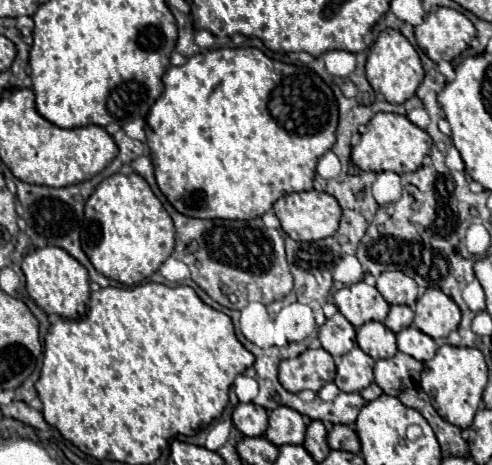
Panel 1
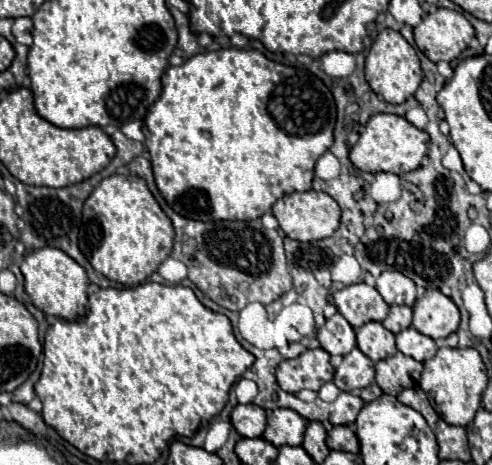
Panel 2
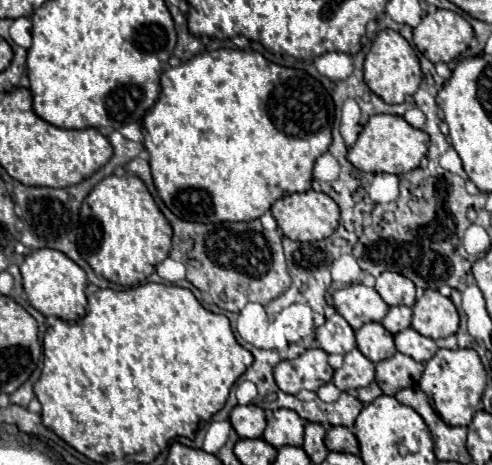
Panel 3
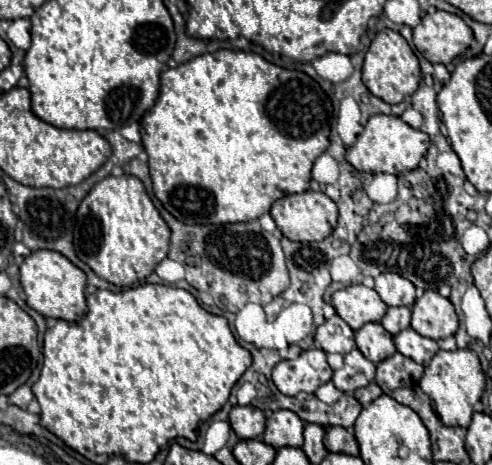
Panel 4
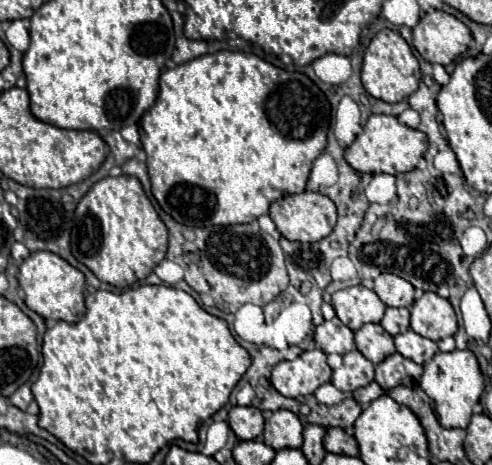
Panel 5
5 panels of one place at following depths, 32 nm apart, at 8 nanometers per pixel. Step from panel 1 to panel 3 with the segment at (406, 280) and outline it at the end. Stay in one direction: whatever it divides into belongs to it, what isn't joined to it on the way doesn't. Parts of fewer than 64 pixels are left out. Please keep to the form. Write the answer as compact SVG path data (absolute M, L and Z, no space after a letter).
M382 272L376 278L376 292L388 306L412 306L416 300L414 282L398 272Z

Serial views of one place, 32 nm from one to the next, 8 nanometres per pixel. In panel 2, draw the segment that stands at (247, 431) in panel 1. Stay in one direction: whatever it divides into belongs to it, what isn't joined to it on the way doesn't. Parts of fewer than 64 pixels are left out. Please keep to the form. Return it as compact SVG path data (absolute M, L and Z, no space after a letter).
M238 404L232 410L232 426L244 438L260 438L266 428L266 412L256 404Z

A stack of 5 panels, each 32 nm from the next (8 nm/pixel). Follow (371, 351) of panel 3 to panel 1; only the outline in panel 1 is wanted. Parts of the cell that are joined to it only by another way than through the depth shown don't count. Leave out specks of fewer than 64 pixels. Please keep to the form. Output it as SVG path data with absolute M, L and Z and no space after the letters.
M366 322L356 330L356 336L358 336L358 346L364 352L368 352L368 356L372 356L374 360L390 358L398 352L396 334L382 322Z

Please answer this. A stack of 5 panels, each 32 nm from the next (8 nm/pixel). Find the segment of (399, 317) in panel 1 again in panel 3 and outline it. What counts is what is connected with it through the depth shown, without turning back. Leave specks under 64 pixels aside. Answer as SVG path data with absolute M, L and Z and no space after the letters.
M390 306L390 312L386 314L386 318L382 320L382 326L392 332L398 334L400 330L408 328L412 322L412 310L408 306Z

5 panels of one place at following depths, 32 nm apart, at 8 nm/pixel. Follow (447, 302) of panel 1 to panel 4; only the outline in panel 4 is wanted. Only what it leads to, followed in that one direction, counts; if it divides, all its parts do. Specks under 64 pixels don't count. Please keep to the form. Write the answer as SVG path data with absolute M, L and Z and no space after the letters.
M426 290L412 306L412 328L432 340L456 334L458 316L452 302L434 290Z

